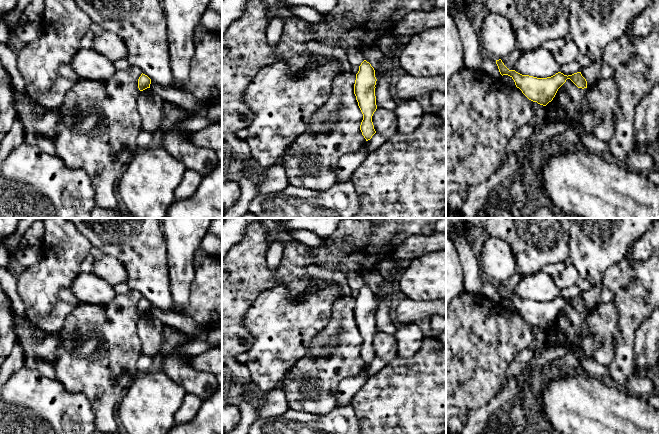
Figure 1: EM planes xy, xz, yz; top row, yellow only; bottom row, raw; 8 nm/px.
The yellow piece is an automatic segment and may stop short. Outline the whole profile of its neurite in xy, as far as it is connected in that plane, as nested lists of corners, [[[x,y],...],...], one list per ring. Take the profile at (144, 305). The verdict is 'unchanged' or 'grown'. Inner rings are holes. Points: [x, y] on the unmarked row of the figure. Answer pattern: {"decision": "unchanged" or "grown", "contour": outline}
{"decision": "unchanged", "contour": [[[141,298],[141,300],[138,303],[138,312],[140,315],[143,315],[147,312],[150,312],[150,308],[151,308],[151,303],[145,299],[145,298]]]}

